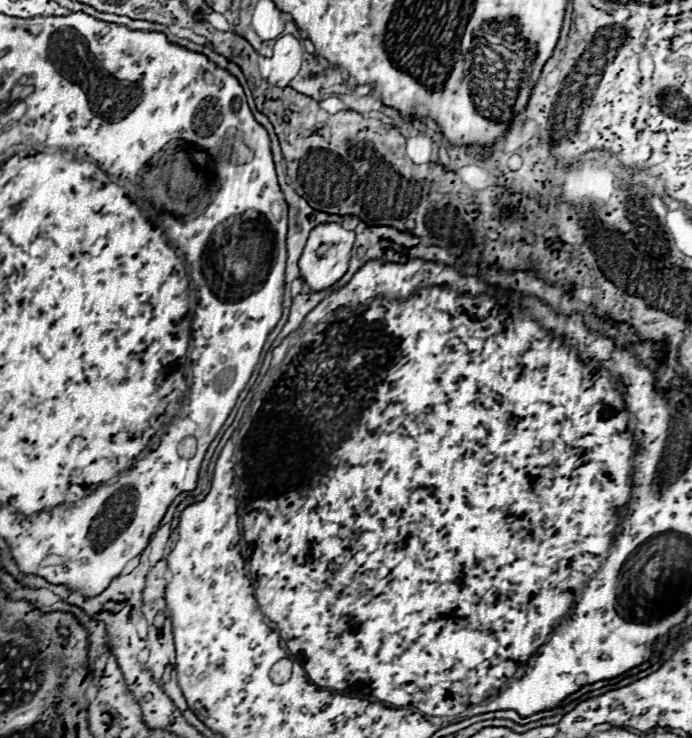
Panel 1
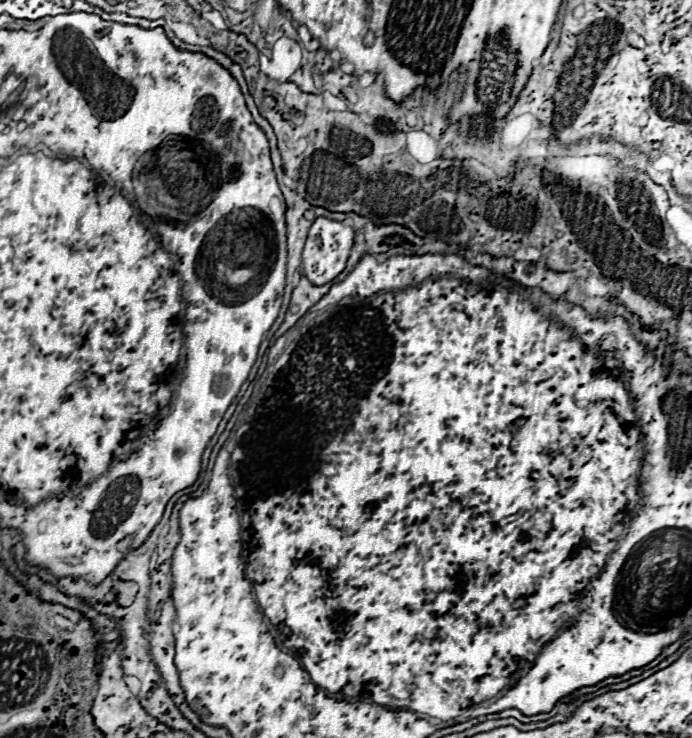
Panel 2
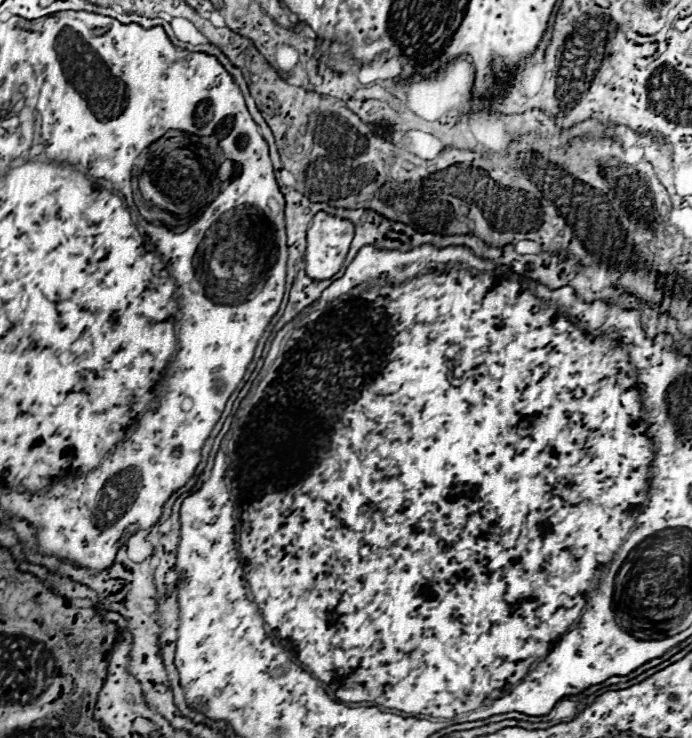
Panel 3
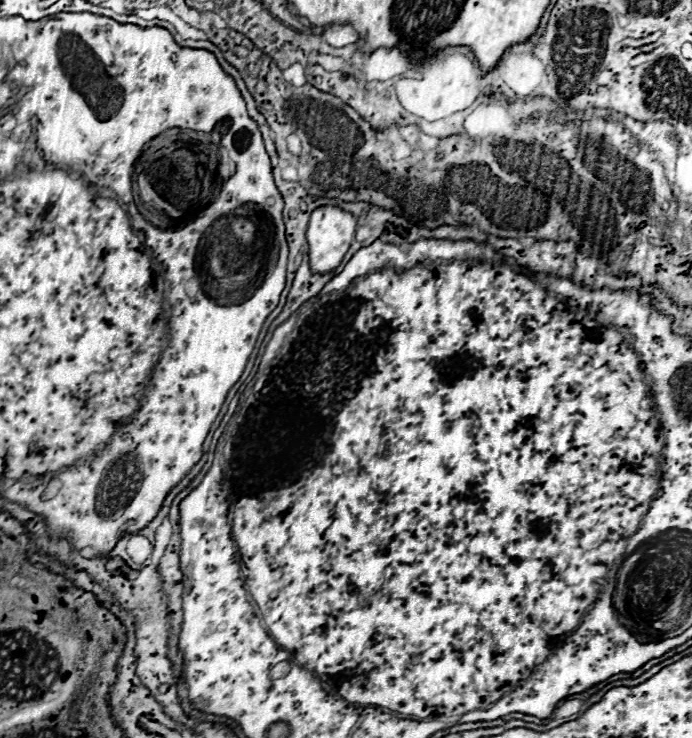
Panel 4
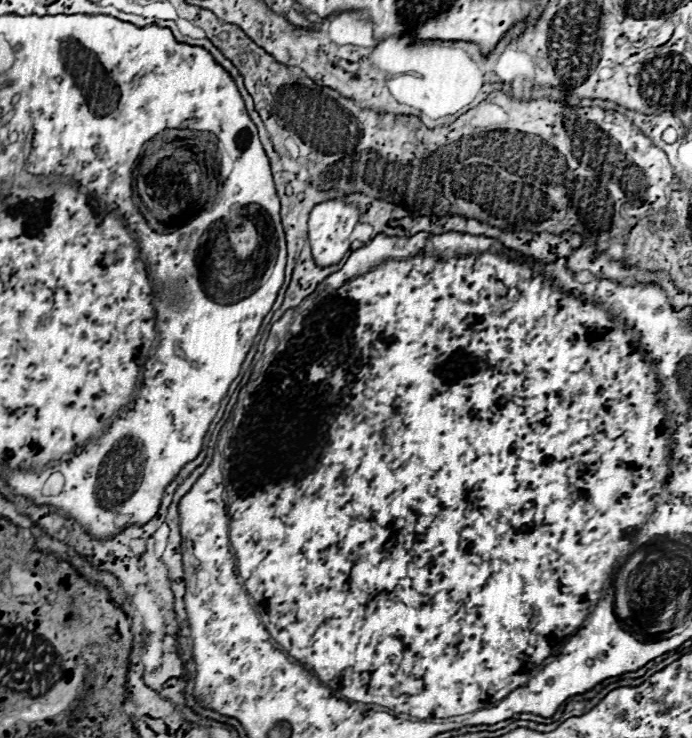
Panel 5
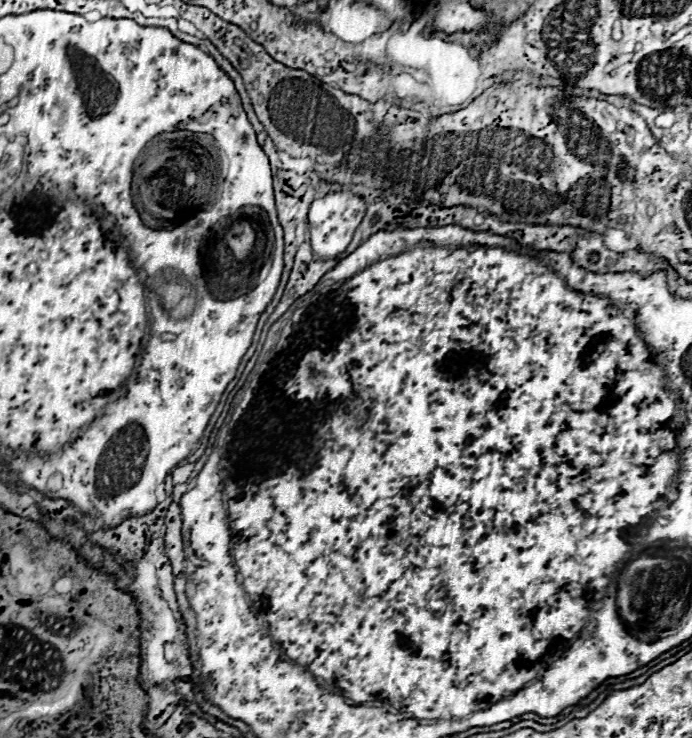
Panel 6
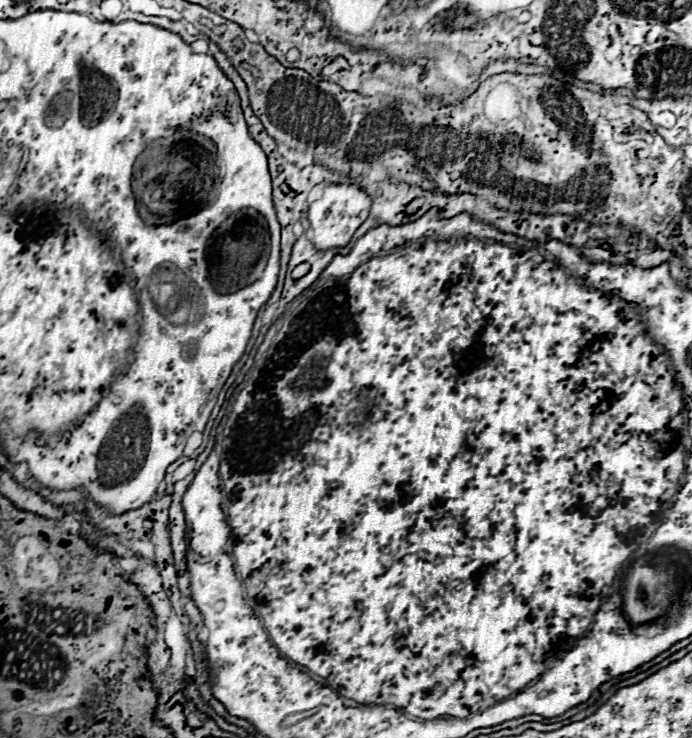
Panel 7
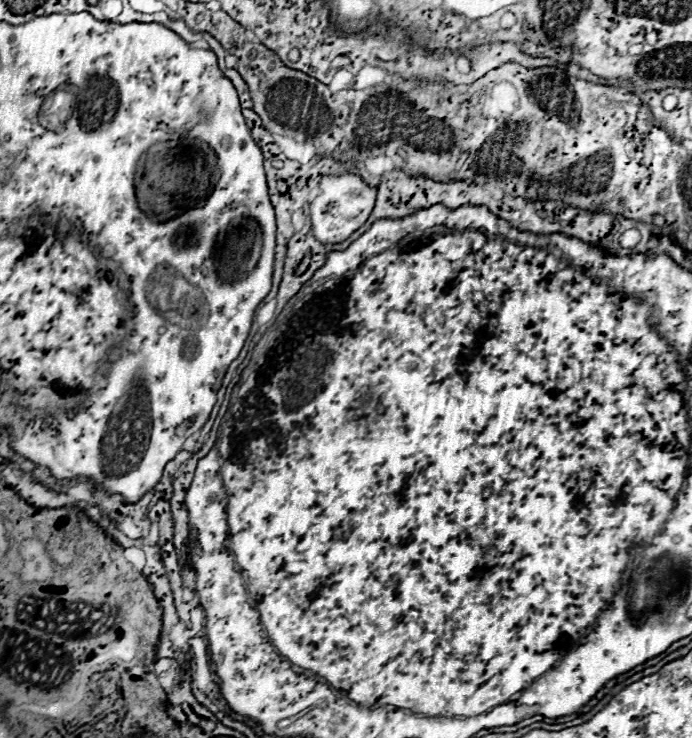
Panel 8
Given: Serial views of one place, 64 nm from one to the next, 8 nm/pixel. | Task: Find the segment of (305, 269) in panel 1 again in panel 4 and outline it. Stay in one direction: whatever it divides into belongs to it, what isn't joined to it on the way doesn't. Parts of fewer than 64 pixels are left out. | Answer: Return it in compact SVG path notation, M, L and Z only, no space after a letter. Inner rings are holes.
M320 206L308 224L308 258L312 272L332 272L340 266L356 232L356 218L340 208Z

